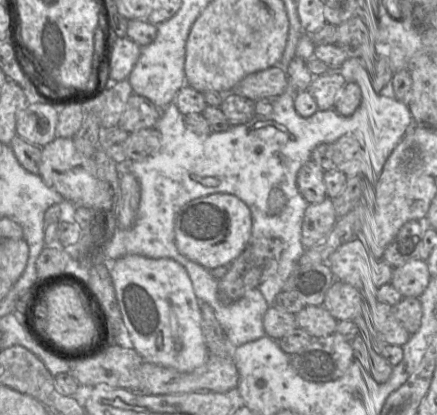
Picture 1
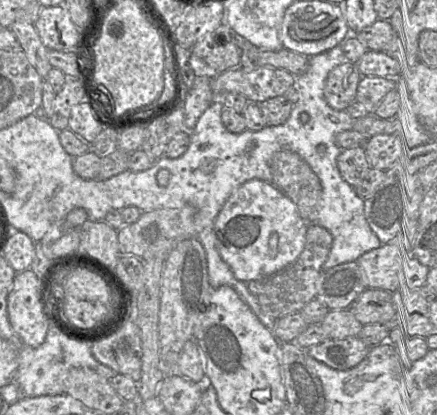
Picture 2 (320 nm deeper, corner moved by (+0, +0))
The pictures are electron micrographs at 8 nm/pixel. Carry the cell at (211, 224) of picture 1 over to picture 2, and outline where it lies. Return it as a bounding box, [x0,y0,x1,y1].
[213,179,308,283]

